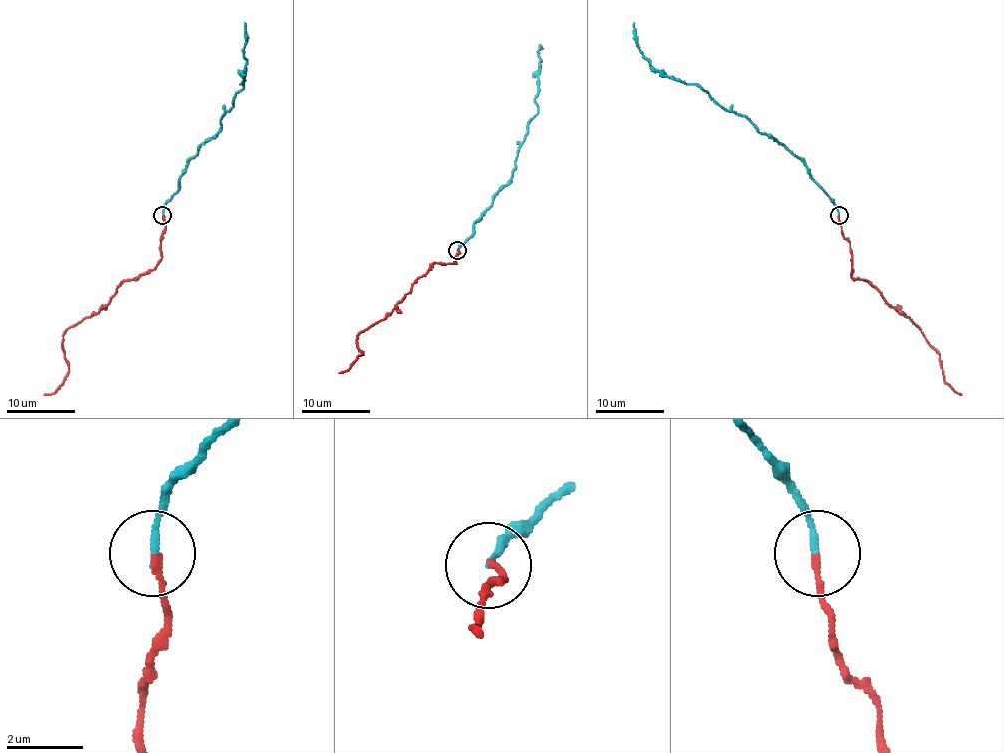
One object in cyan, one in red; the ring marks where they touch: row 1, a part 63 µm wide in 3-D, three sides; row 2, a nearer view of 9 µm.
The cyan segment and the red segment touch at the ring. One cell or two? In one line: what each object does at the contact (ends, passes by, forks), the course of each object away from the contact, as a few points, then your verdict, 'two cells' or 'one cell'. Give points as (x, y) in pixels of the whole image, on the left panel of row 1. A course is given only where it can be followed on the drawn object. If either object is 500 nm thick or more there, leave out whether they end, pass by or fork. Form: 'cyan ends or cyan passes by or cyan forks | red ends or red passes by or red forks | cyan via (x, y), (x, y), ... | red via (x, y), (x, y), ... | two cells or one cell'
cyan ends | red ends | cyan via (162, 216), (182, 170), (217, 134), (242, 87), (244, 22) | red via (162, 216), (162, 259), (153, 269), (126, 279), (97, 312), (66, 331), (68, 375), (52, 394), (44, 394) | one cell

